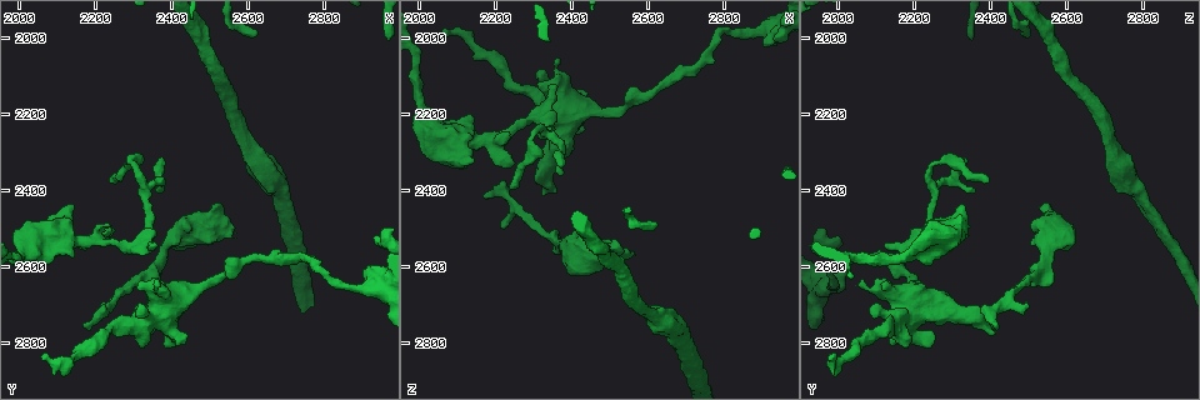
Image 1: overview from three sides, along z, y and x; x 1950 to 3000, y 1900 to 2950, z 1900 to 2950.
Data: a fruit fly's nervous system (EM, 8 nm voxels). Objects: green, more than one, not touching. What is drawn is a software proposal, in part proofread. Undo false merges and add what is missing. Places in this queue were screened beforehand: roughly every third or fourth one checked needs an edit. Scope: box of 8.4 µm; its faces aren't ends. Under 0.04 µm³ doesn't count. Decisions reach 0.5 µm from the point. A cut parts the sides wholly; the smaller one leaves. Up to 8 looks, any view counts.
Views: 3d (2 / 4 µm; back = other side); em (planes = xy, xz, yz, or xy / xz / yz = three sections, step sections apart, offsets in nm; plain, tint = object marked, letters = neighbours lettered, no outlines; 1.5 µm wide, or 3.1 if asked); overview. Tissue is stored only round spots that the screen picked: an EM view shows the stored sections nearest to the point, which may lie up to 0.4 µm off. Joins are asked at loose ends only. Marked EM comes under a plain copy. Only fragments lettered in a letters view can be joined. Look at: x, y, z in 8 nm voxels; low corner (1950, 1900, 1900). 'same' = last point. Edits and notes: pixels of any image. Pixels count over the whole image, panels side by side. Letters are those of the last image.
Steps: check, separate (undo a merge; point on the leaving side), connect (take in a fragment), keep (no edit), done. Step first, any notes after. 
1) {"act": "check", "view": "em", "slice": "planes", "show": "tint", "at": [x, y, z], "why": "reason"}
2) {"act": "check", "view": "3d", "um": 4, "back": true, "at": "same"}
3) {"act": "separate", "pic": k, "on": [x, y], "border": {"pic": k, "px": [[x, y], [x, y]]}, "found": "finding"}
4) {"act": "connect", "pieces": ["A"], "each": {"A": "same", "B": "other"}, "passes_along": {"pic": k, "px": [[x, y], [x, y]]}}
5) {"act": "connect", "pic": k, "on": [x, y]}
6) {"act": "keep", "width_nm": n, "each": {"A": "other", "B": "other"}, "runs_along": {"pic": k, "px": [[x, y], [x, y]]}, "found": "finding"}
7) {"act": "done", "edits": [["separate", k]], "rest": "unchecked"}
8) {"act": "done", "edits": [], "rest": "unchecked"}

{"act": "check", "view": "3d", "um": 2, "at": [2360, 2540, 2130], "why": "branch stops here"}

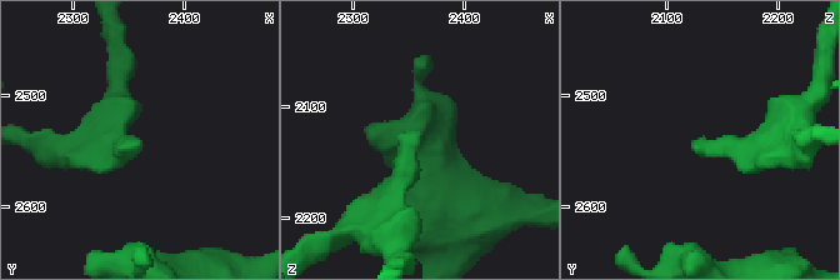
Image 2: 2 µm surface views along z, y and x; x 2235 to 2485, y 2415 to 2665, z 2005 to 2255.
{"act": "check", "view": "em", "slice": "planes", "show": "letters", "at": [2354, 2538, 2126], "why": "now the EM"}

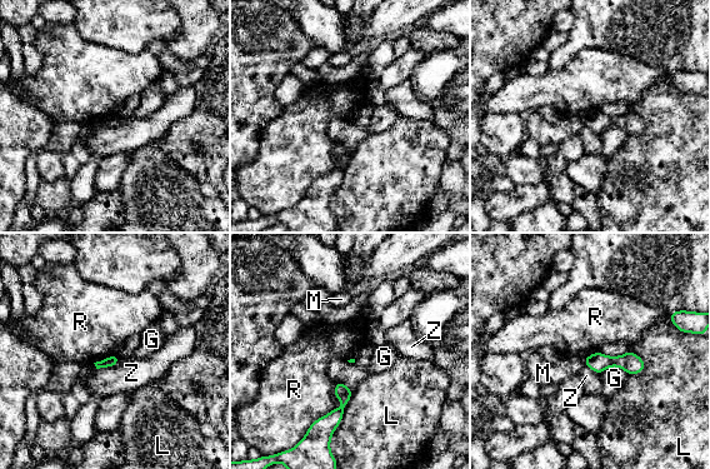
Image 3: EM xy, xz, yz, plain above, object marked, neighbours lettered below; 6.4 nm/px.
{"act": "keep", "each": {"G": "other", "L": "other", "M": "other", "R": "other", "Z": "other"}, "border": {"pic": 3, "px": [[336, 382], [341, 403], [308, 429]]}, "found": "no lettered fragment goes on from it"}

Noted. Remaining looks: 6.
{"act": "check", "view": "em", "slice": "planes", "show": "letters", "at": [2060, 2840, 1975], "why": "long arm stops here"}

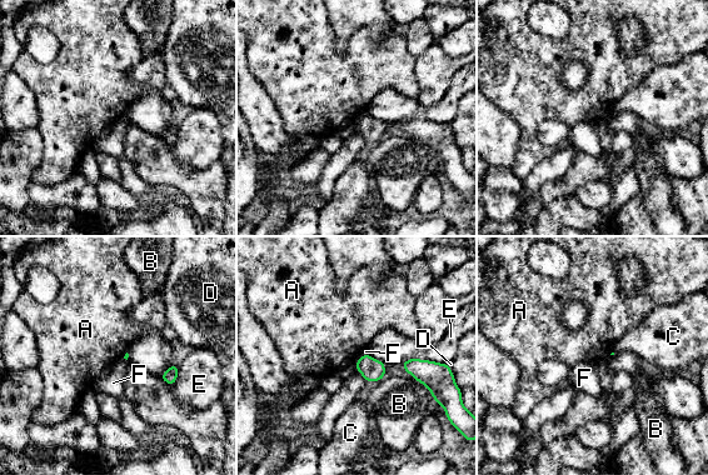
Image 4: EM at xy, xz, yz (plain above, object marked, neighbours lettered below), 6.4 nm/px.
{"act": "keep", "each": {"A": "other", "B": "other", "C": "other", "D": "other", "E": "other", "F": "other"}, "border": {"pic": 4, "px": [[362, 355], [355, 364]]}, "found": "no lettered fragment goes on from it"}

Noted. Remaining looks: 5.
{"act": "check", "view": "em", "slice": "planes", "show": "letters", "at": [2165, 2750, 2410], "why": "free end"}

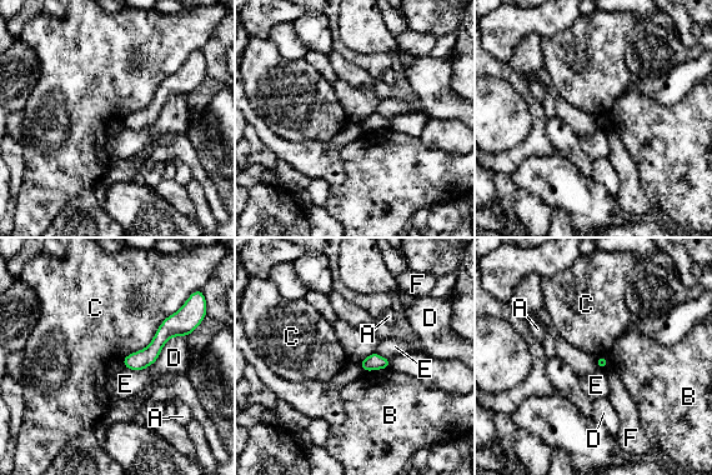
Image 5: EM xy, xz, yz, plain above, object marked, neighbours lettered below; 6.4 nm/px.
{"act": "keep", "longest_contact_nm": ["C", 550], "each": {"A": "other", "B": "other", "C": "other", "D": "other", "E": "other", "F": "other"}, "runs_along": {"pic": 5, "px": [[179, 319], [140, 360], [128, 364]]}, "found": "no lettered fragment goes on from it"}

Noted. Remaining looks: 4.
{"act": "done", "edits": [], "rest": "unchecked"}

